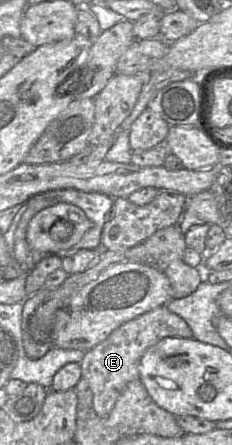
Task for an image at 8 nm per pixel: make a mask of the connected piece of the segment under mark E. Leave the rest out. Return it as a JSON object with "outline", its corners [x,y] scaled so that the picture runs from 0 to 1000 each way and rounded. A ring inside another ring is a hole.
{"outline":[[[720,688],[677,690],[629,701],[509,735],[444,769],[379,787],[345,813],[349,849],[379,858],[401,883],[401,915],[418,933],[435,939],[461,937],[483,924],[513,890],[543,867],[599,852],[599,820],[625,789],[668,775],[703,760],[784,757],[828,760],[832,748],[802,721],[776,710],[733,701]]]}

